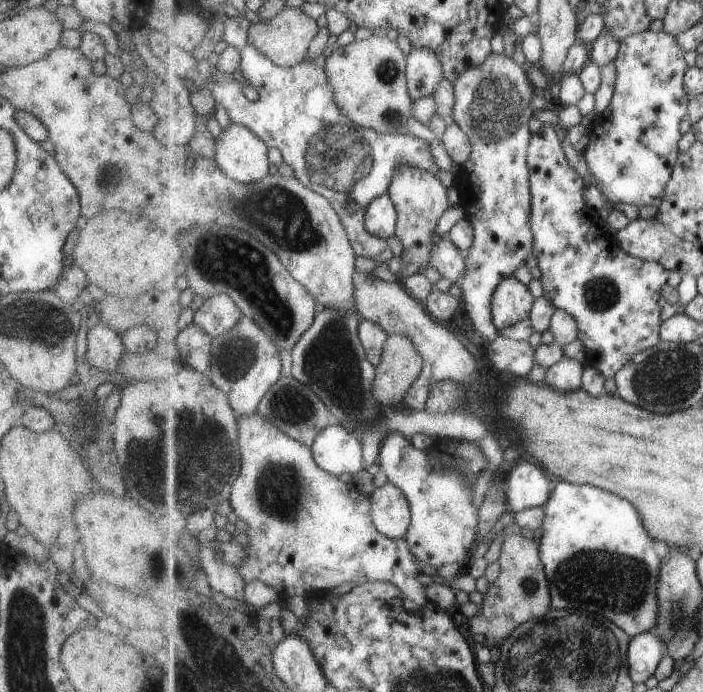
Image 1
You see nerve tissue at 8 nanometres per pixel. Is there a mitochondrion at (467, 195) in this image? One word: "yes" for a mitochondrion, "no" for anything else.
no

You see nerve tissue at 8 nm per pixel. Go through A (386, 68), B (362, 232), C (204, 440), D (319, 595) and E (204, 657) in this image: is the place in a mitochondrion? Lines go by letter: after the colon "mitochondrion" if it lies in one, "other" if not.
A: mitochondrion
B: other
C: mitochondrion
D: other
E: other

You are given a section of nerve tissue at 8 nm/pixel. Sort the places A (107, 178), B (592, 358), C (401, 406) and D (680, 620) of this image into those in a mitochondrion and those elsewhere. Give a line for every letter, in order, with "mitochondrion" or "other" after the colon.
A: mitochondrion
B: other
C: other
D: mitochondrion

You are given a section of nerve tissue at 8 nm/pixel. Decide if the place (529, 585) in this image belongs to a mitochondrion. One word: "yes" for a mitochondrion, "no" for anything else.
yes

